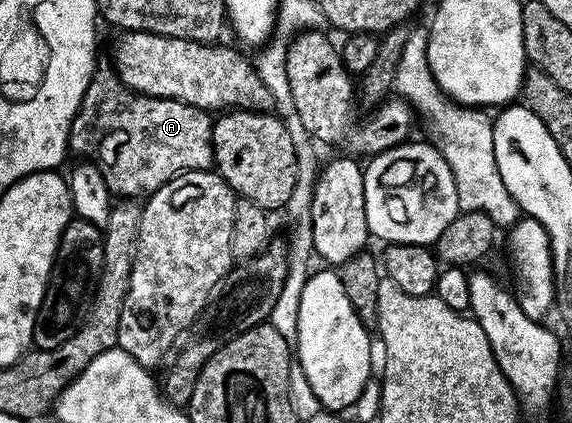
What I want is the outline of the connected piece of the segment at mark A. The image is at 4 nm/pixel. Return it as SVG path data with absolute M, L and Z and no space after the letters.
M111 77L104 83L104 91L112 99L96 103L96 87L90 86L69 129L67 150L81 160L93 163L106 177L106 185L116 197L147 197L164 183L169 183L184 171L206 171L213 166L213 116L198 107L191 107L177 99L159 99L153 95L138 95L125 89L119 78Z

